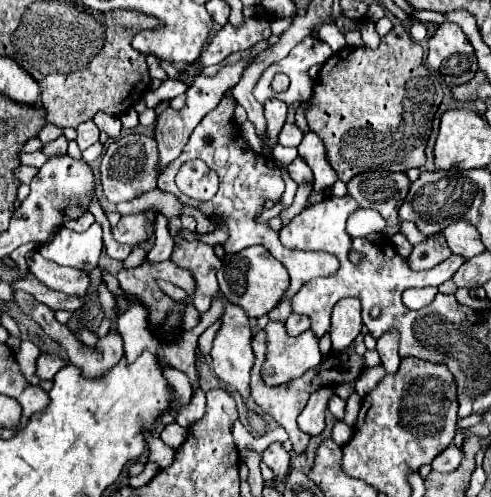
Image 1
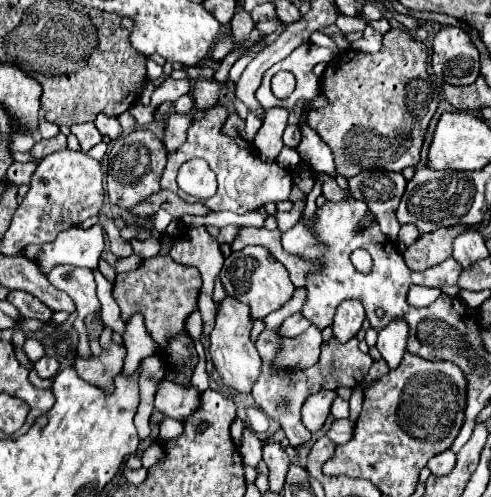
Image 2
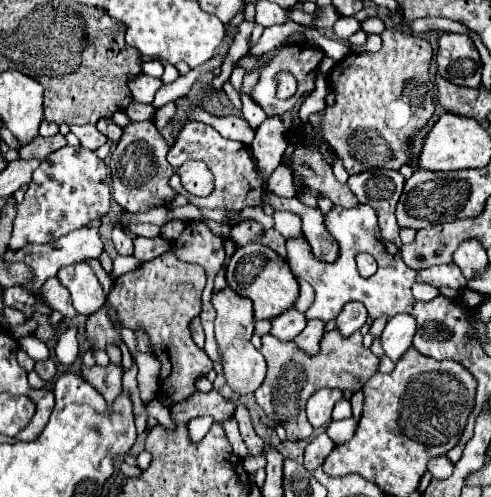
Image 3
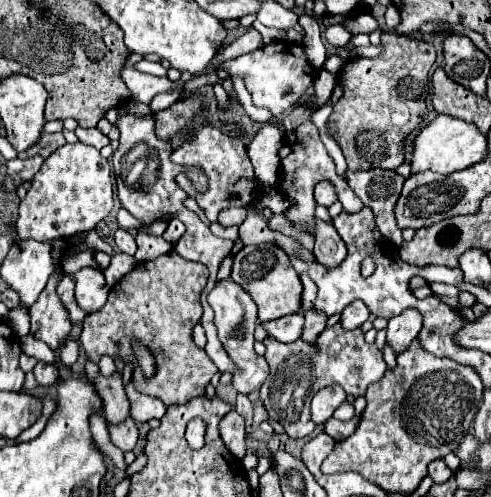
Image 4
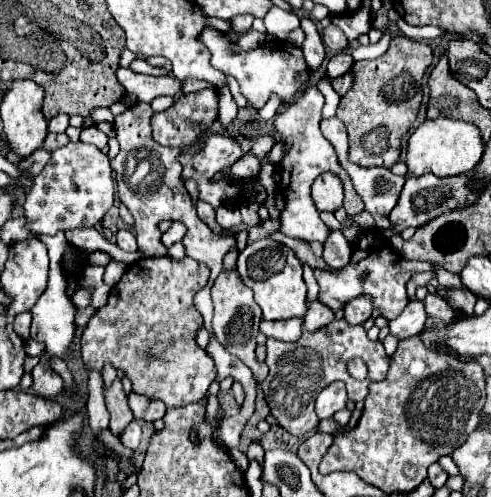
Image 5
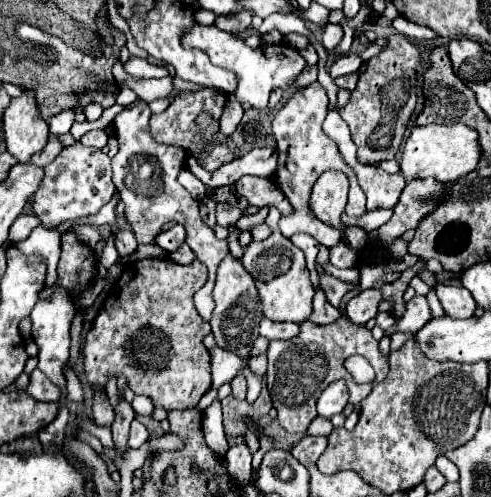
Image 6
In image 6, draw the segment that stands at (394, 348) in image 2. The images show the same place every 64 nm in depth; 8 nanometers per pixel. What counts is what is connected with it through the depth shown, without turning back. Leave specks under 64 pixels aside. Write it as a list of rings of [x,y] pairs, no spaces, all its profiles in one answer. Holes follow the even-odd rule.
[[[416,294],[406,304],[406,312],[402,314],[402,318],[396,322],[396,330],[398,332],[418,332],[430,318],[432,318],[432,312],[428,308],[428,298]]]

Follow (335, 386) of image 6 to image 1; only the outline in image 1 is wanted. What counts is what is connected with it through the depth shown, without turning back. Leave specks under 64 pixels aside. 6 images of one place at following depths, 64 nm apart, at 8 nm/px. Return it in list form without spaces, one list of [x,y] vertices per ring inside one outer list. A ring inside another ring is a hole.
[[[320,388],[318,392],[314,392],[308,400],[308,404],[304,406],[304,410],[298,416],[298,426],[302,432],[316,436],[324,430],[324,416],[328,410],[328,400],[334,394],[332,388]]]

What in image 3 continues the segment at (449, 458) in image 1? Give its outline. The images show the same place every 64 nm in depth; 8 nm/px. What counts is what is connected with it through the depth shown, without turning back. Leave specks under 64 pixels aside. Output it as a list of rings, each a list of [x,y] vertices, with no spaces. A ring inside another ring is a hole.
[[[440,456],[440,458],[432,458],[430,462],[428,462],[428,472],[434,476],[434,478],[438,478],[438,480],[444,480],[444,478],[448,478],[450,474],[452,474],[452,464],[450,464],[450,460],[446,458],[446,456]]]

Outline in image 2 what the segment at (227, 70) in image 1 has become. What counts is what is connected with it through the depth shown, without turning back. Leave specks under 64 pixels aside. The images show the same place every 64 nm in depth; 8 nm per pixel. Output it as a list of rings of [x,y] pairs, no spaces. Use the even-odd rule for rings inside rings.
[[[198,80],[194,84],[194,98],[196,98],[196,108],[204,110],[210,108],[218,102],[220,98],[220,86],[218,82],[210,82],[210,80]],[[172,112],[168,118],[166,126],[166,136],[164,136],[164,146],[168,152],[174,152],[184,140],[186,140],[186,130],[194,122],[190,114],[176,114]]]

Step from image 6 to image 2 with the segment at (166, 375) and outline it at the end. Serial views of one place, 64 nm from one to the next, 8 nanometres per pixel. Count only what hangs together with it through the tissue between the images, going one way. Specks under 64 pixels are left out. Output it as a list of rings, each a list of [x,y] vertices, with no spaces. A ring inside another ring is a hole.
[[[170,254],[144,260],[136,270],[116,276],[112,296],[120,306],[122,320],[128,322],[134,314],[144,316],[144,324],[152,340],[158,344],[158,356],[166,362],[166,368],[176,374],[192,376],[198,364],[194,340],[186,332],[186,318],[196,312],[196,296],[200,294],[200,272],[192,266],[176,264]]]

